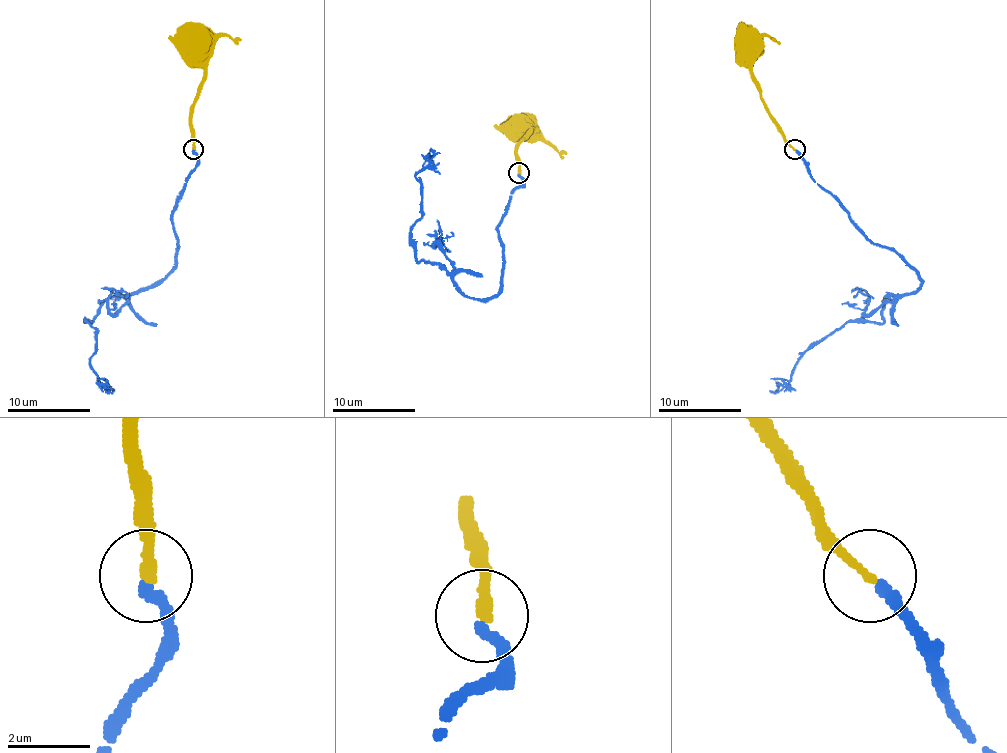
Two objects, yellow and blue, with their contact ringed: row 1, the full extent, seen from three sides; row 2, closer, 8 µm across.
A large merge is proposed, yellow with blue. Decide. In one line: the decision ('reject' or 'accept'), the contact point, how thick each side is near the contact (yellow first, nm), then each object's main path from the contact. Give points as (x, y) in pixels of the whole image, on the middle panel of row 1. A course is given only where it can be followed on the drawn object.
accept | (519, 173) | 240/240 nm | yellow via (519, 172), (517, 145), (529, 131), (521, 129) | blue via (519, 174), (498, 226), (503, 288), (474, 299), (418, 259), (411, 241), (422, 216), (415, 174), (430, 147)

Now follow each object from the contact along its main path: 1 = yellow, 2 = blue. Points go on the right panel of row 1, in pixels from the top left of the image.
1: (794, 148), (767, 107), (752, 74), (750, 47)
2: (796, 151), (920, 285), (891, 294), (881, 323), (846, 323), (819, 339), (783, 387), (769, 391)

